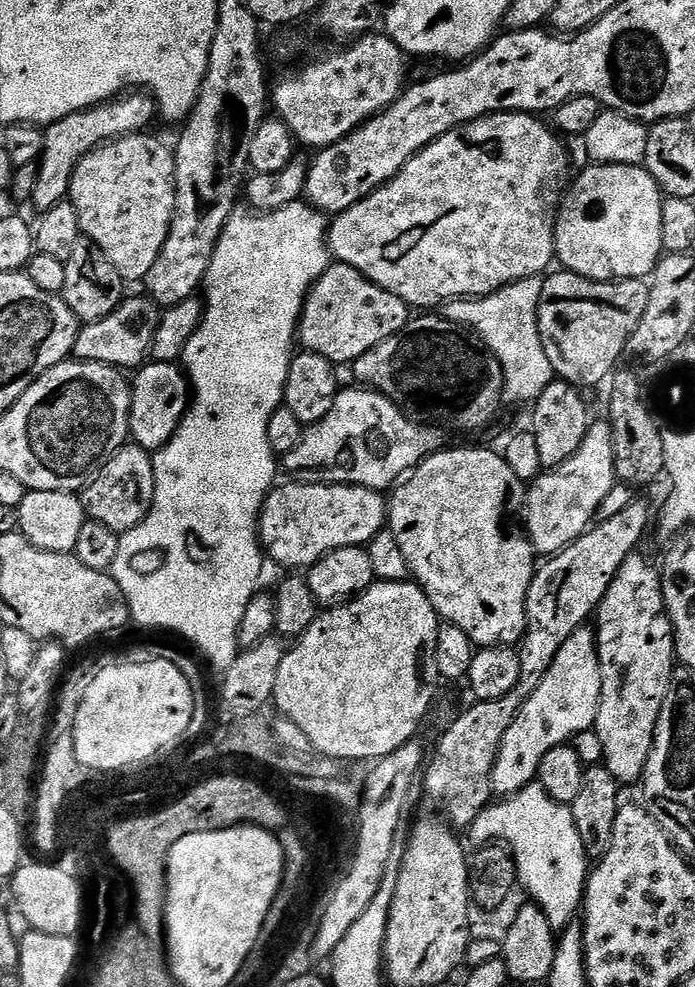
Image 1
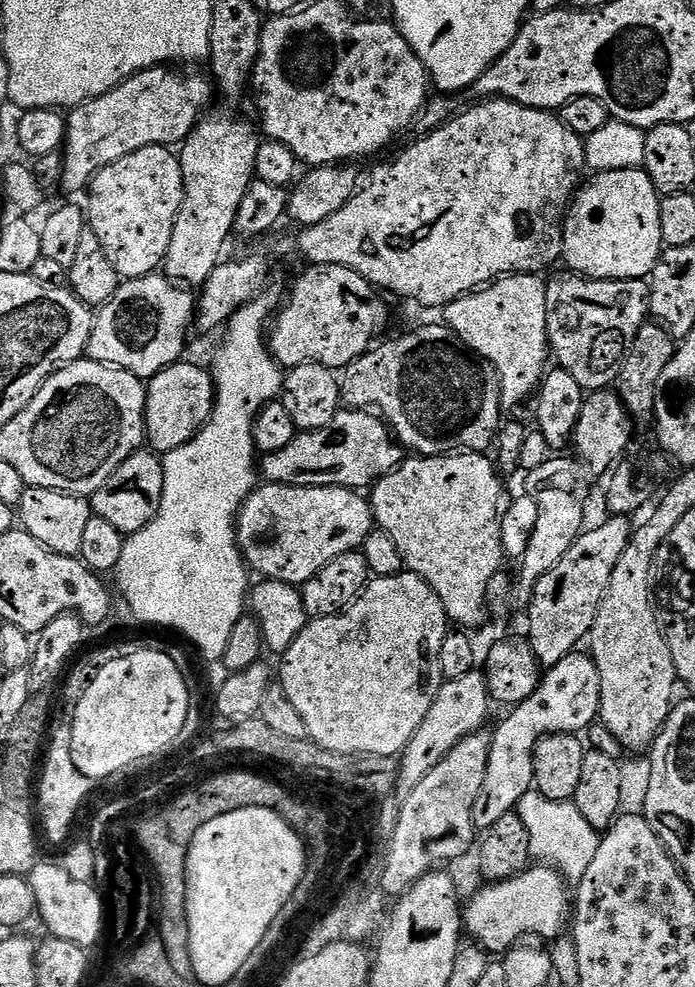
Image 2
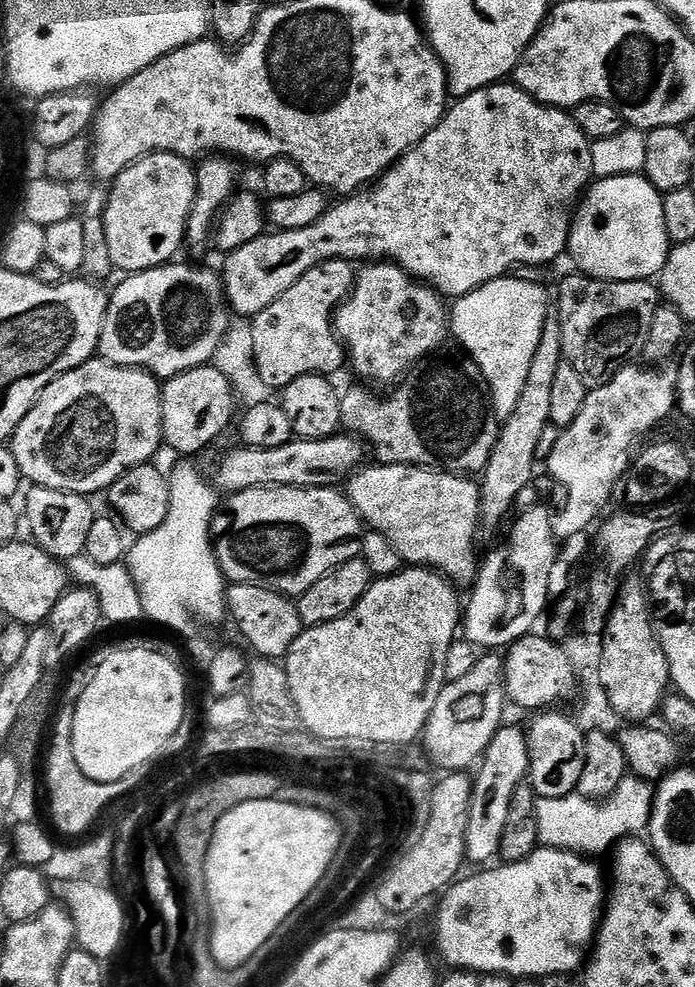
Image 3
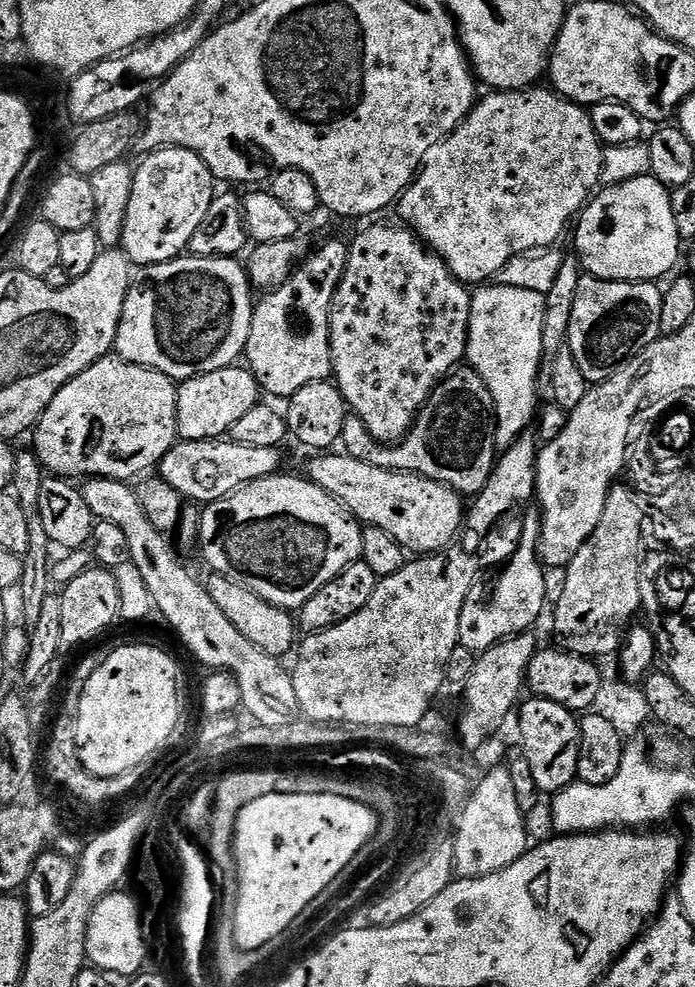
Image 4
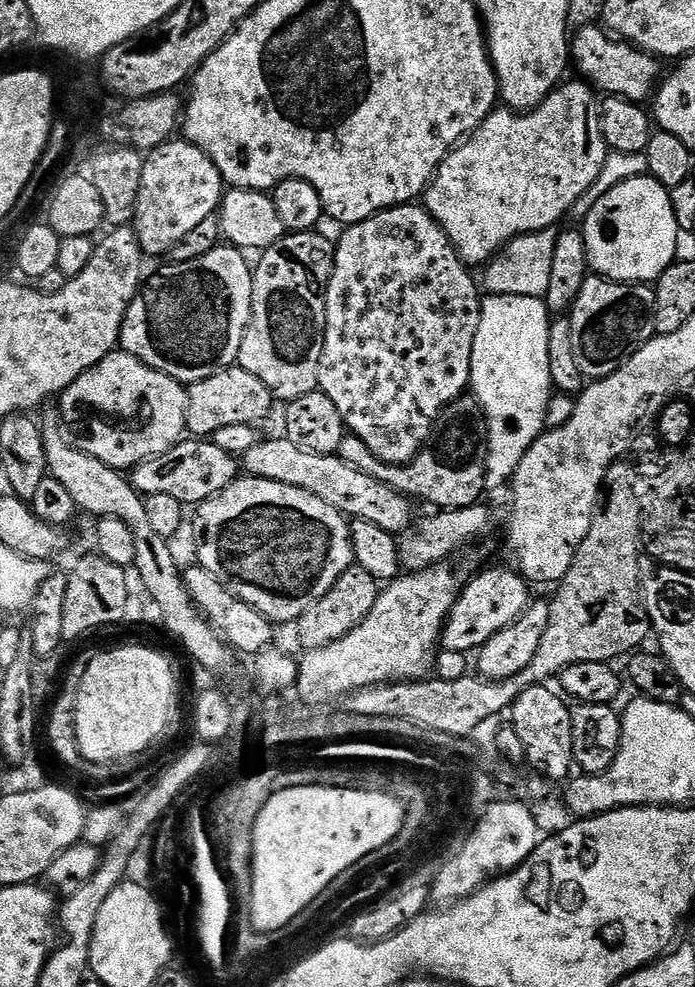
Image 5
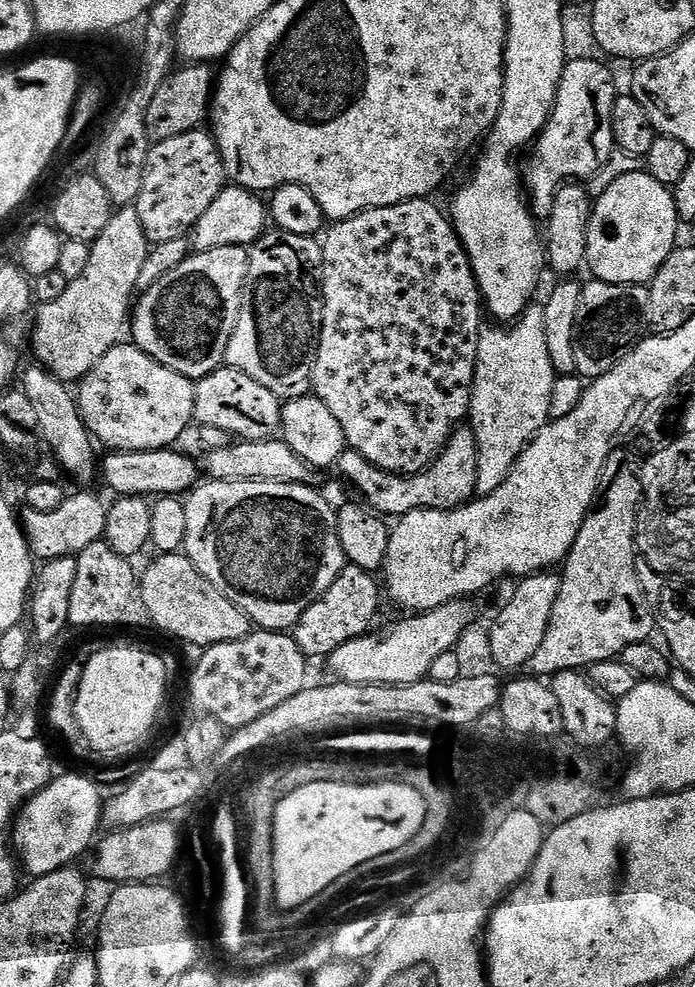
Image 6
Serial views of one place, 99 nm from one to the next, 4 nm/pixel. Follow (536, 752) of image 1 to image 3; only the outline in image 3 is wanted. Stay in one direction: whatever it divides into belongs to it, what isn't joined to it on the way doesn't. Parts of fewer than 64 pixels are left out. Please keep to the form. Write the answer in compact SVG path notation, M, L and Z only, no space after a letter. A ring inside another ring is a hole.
M502 726L494 734L490 746L479 761L480 773L474 776L472 800L468 803L465 850L467 859L471 862L473 860L476 866L484 866L497 859L511 795L528 775L528 747L525 744L525 729L508 727Z

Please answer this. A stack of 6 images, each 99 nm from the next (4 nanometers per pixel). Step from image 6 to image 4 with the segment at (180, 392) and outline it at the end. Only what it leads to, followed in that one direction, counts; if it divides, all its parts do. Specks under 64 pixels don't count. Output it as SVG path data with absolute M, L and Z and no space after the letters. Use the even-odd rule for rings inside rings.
M115 354L100 357L100 359L94 361L86 370L82 370L82 374L78 374L73 380L66 382L66 386L62 386L62 390L58 390L58 394L54 394L50 406L46 406L46 410L40 415L39 420L36 421L34 431L31 433L31 436L33 435L33 445L31 447L34 449L34 453L40 461L43 471L56 478L76 478L72 476L95 478L101 476L107 480L132 482L135 481L135 476L141 475L140 477L143 477L145 475L143 472L147 468L155 469L159 465L160 459L178 442L178 433L176 430L177 387L177 381L170 379L166 374L162 374L153 368L147 368L141 364L132 364L129 360L122 360Z

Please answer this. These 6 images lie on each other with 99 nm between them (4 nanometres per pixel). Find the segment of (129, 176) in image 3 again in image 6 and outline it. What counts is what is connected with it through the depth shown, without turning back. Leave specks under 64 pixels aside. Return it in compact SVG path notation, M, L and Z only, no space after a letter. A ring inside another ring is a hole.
M211 131L187 132L178 134L178 138L166 138L153 143L142 178L142 194L138 194L134 205L138 218L142 218L142 230L146 234L149 245L155 246L162 242L170 242L170 238L179 236L187 237L195 228L198 218L202 218L202 214L206 214L210 202L214 202L214 198L218 198L218 194L224 187L226 187L224 163Z

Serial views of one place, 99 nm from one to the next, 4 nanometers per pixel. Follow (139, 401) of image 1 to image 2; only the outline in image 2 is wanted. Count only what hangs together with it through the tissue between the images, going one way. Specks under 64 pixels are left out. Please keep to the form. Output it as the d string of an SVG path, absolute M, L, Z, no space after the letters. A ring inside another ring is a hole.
M181 362L153 376L146 384L146 410L144 411L144 434L146 444L157 454L173 452L186 446L200 433L216 409L216 384L207 367Z

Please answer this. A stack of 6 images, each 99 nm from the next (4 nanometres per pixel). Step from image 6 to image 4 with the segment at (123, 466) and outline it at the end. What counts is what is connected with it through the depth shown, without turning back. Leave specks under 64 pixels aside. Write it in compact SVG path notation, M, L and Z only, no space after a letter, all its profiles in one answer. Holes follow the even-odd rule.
M231 438L219 440L180 440L158 465L159 479L165 480L181 498L188 496L197 500L200 506L207 506L226 498L255 480L275 476L281 471L280 448L270 446L246 446Z

